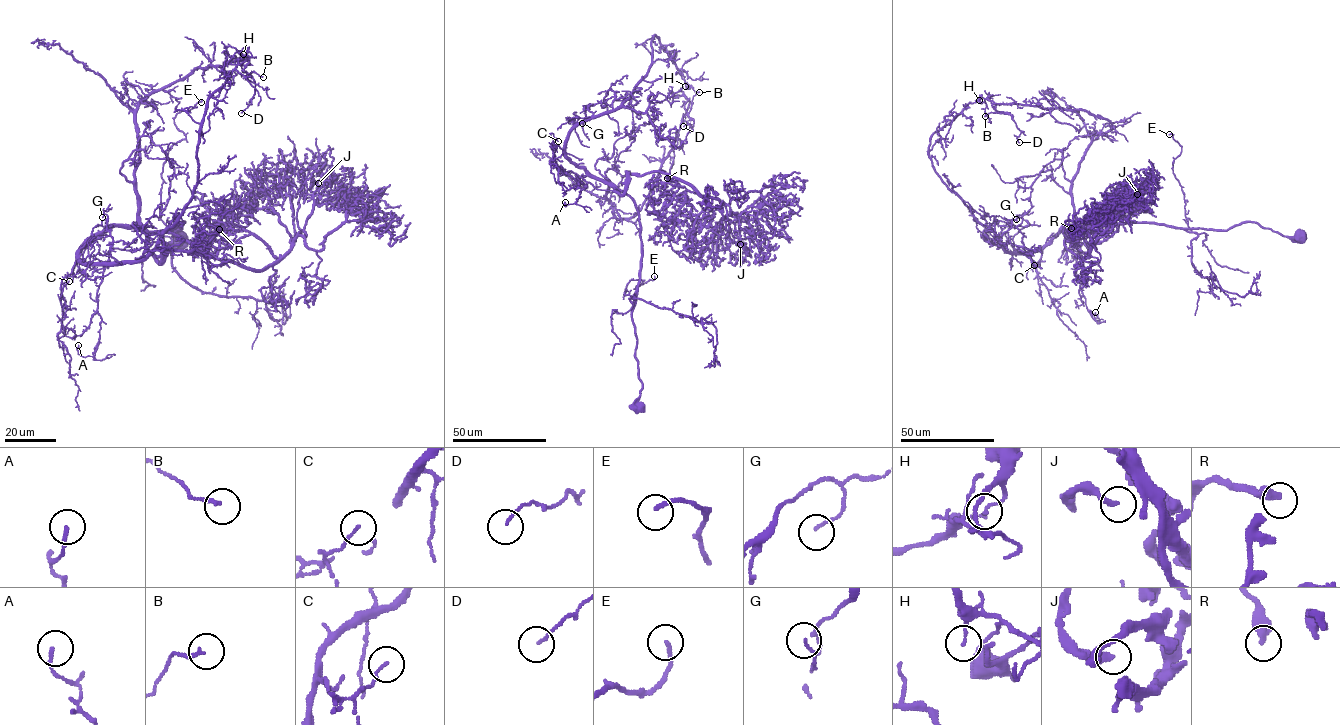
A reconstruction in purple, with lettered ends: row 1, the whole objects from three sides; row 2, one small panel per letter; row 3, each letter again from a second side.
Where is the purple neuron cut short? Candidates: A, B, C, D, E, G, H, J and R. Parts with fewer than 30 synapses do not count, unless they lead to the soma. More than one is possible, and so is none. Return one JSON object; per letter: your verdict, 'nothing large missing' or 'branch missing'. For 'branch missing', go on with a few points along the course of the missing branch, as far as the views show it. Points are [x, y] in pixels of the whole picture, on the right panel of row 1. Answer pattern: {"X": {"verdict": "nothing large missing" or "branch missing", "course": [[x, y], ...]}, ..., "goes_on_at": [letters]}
{"A": {"verdict": "nothing large missing"}, "B": {"verdict": "nothing large missing"}, "C": {"verdict": "nothing large missing"}, "D": {"verdict": "nothing large missing"}, "E": {"verdict": "nothing large missing"}, "G": {"verdict": "nothing large missing"}, "H": {"verdict": "nothing large missing"}, "J": {"verdict": "nothing large missing"}, "R": {"verdict": "nothing large missing"}, "goes_on_at": []}

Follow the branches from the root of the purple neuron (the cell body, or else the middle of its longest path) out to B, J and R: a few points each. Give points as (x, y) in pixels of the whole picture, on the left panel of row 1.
B: (180, 240), (183, 222), (140, 220), (137, 104), (196, 68), (249, 59), (263, 77)
J: (180, 240), (175, 220), (148, 251), (160, 263), (174, 233), (273, 265), (305, 236), (320, 165), (318, 183)
R: (180, 240), (148, 251), (279, 258), (251, 234), (195, 251), (219, 229)

